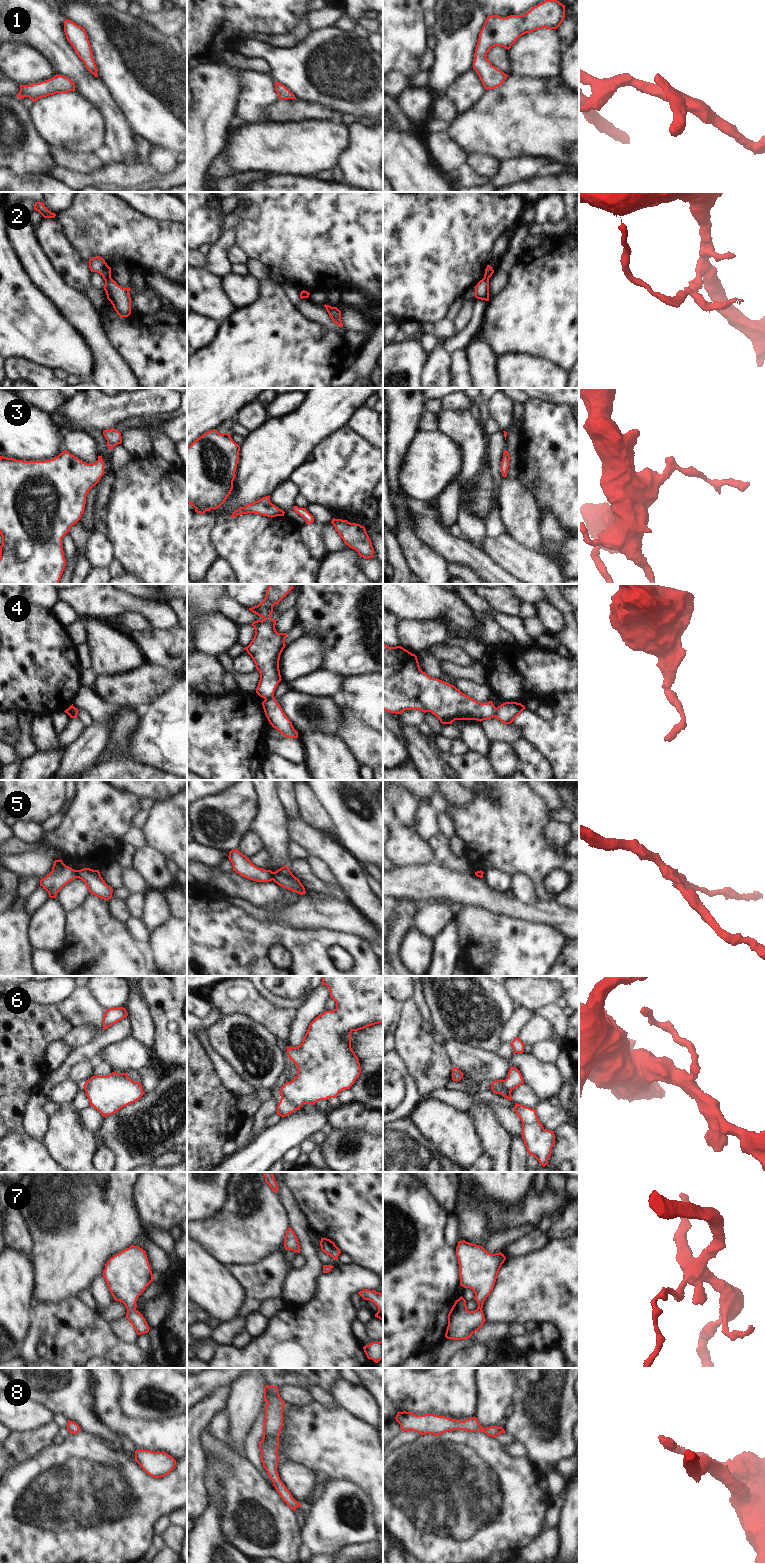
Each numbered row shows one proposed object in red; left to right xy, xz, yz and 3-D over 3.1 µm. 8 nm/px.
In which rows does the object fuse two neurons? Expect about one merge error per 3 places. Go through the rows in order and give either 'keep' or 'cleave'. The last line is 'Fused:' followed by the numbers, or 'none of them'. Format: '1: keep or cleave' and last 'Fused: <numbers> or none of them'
1: keep
2: cleave
3: keep
4: cleave
5: cleave
6: cleave
7: keep
8: keep
Fused: 2, 4, 5, 6

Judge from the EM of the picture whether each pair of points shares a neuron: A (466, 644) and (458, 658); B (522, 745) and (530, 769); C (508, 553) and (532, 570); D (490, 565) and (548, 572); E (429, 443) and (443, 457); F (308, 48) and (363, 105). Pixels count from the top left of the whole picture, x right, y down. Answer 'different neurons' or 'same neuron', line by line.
A: different neurons
B: same neuron
C: same neuron
D: different neurons
E: same neuron
F: same neuron

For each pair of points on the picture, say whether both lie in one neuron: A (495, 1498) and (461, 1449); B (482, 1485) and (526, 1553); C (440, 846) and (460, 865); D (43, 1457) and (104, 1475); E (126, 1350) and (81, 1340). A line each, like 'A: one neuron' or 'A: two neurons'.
A: one neuron
B: two neurons
C: one neuron
D: one neuron
E: one neuron

